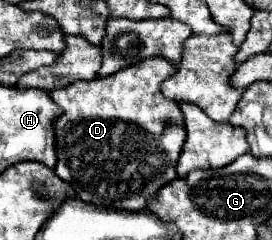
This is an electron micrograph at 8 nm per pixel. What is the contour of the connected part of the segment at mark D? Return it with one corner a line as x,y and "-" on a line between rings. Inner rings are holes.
152,56
136,66
128,66
114,76
96,78
92,82
74,82
68,88
52,90
52,100
64,110
56,120
56,174
66,180
88,204
102,204
104,208
120,210
146,210
148,200
156,192
178,178
176,164
186,140
184,116
176,100
168,100
160,92
160,84
176,74
176,66
162,56

